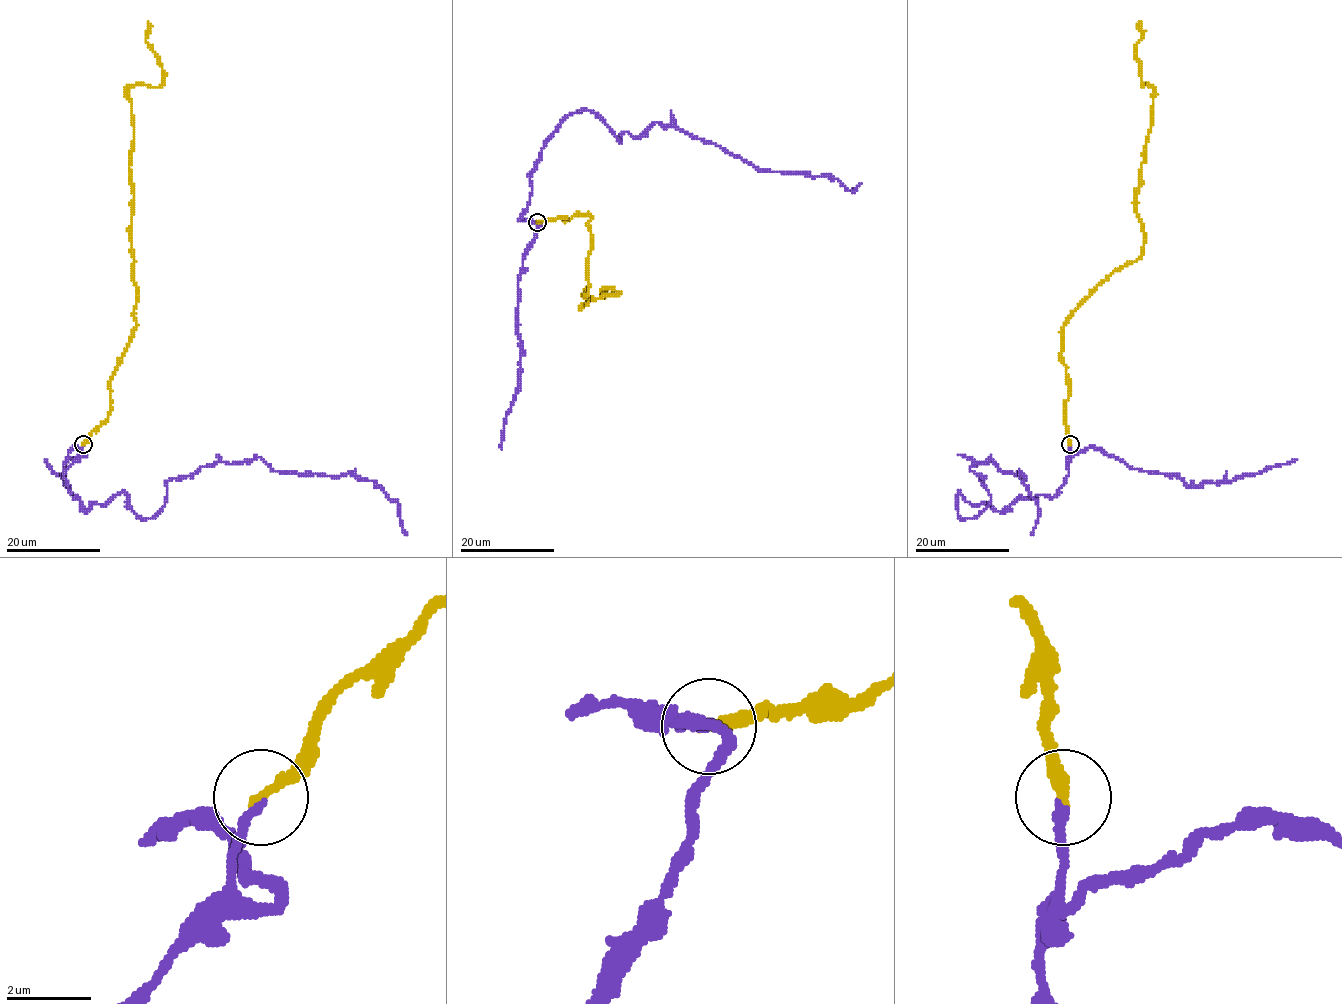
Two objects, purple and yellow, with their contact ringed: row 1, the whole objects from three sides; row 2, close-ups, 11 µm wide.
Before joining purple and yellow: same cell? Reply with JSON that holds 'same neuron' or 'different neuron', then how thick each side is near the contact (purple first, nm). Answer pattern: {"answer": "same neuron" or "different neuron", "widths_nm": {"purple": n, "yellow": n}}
{"answer": "different neuron", "widths_nm": {"purple": 240, "yellow": 280}}

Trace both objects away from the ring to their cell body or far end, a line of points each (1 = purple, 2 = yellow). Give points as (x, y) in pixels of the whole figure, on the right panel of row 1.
1: (1069, 444), (1055, 495), (1001, 510), (957, 495), (973, 517), (990, 494), (975, 461), (1021, 473), (1031, 534)
2: (1070, 444), (1062, 330), (1098, 285), (1136, 261), (1143, 247), (1135, 196), (1154, 90), (1141, 84), (1139, 22)

